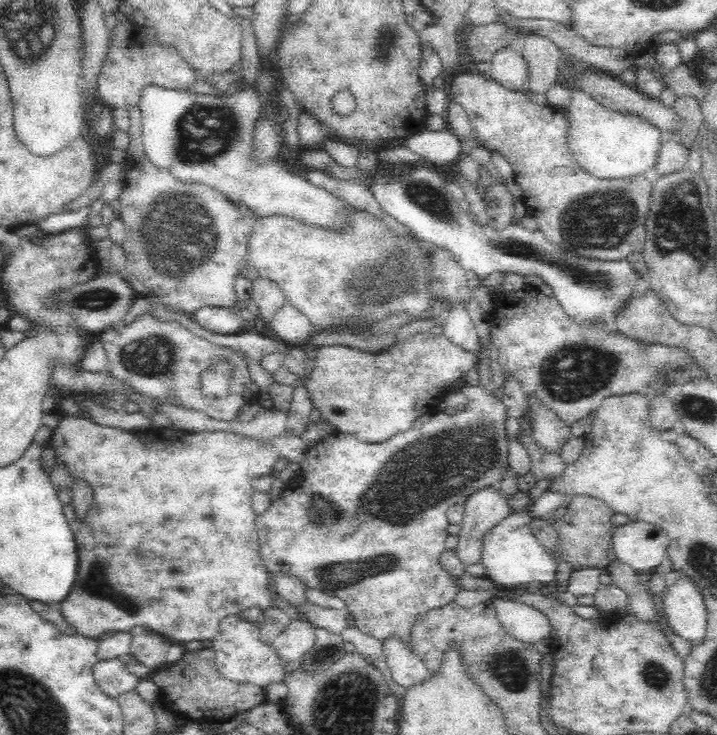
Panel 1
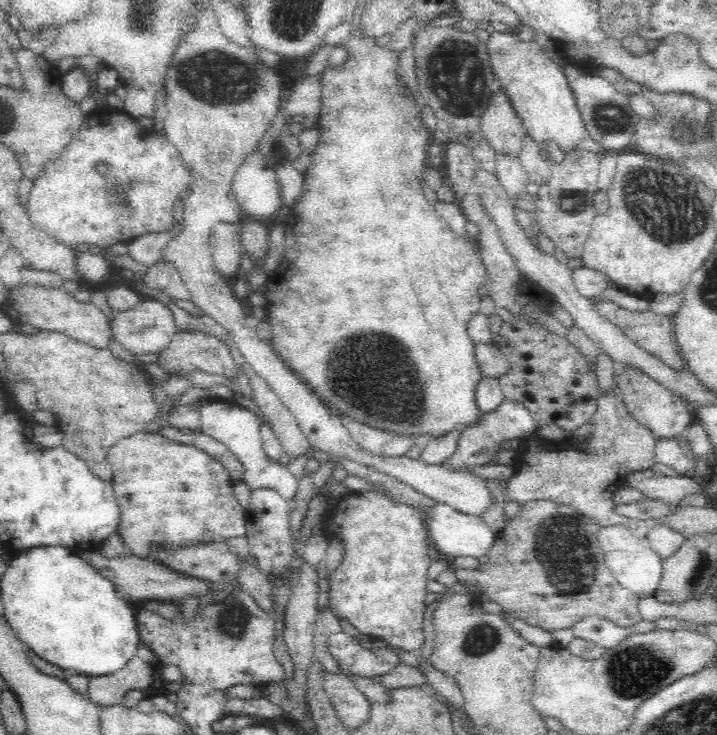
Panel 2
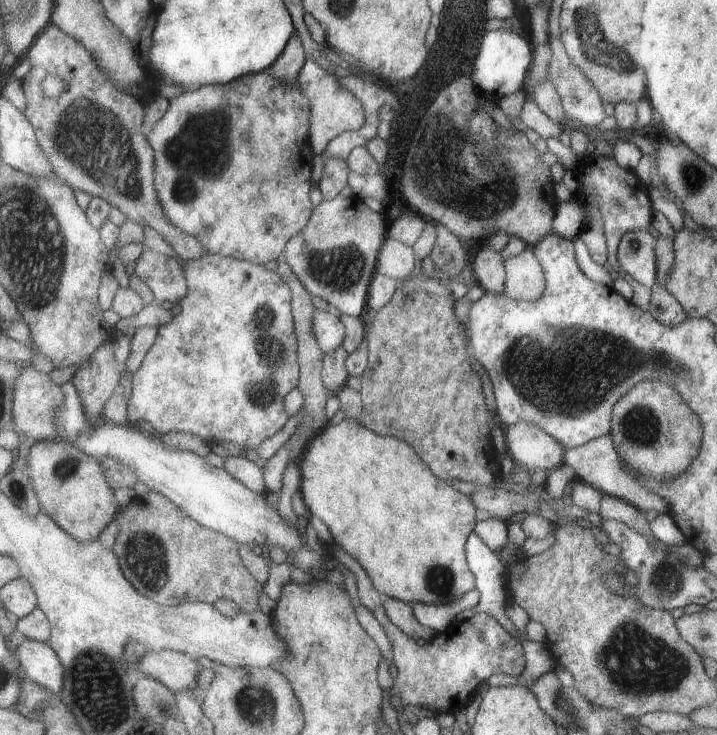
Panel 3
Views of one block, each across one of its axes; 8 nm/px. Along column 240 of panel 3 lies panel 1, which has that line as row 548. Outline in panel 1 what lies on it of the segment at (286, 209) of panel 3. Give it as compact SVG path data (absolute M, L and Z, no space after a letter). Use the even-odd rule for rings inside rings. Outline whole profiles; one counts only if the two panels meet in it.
M68 414L62 418L60 426L52 432L50 436L50 446L60 454L70 470L76 470L78 474L86 476L86 480L94 488L94 500L88 508L88 514L84 514L82 520L78 520L74 534L76 534L76 544L78 544L78 554L80 554L80 572L76 580L76 588L72 590L72 596L68 596L66 602L62 602L62 614L68 624L78 628L80 636L86 636L94 642L100 642L104 634L128 634L132 628L142 626L146 632L154 632L160 636L166 636L172 640L172 644L180 642L198 642L198 640L212 640L218 622L226 616L234 616L238 610L246 608L260 608L262 612L268 610L268 588L270 588L270 578L268 578L268 566L260 558L260 538L256 534L256 518L258 514L252 510L252 500L254 500L254 488L252 482L256 478L266 478L266 476L276 476L278 472L274 470L276 462L286 458L292 464L304 462L304 456L308 454L308 446L304 444L302 438L296 438L288 432L276 434L272 438L252 438L244 434L232 434L232 432L184 432L178 428L140 428L140 430L124 430L124 428L106 428L100 424L94 424L88 418Z

